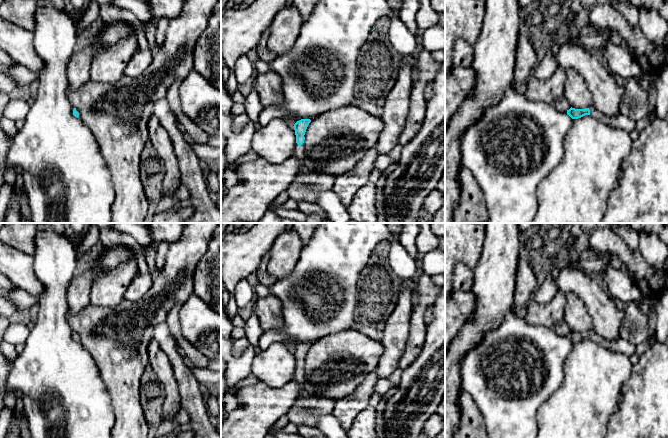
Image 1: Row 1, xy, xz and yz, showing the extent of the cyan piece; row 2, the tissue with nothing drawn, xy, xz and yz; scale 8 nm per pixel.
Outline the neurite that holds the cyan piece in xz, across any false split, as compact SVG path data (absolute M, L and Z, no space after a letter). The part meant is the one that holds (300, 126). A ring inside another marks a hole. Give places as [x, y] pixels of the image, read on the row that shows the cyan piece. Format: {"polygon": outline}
{"polygon": "M301 119L294 124L294 130L296 135L296 146L294 150L294 155L300 160L302 165L301 171L305 171L304 160L305 160L305 147L304 147L304 140L305 140L305 132L306 129L311 122L310 119Z"}

